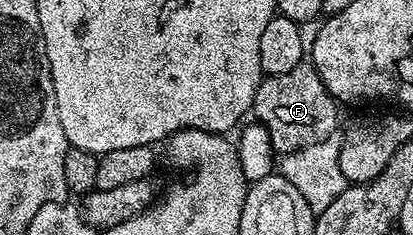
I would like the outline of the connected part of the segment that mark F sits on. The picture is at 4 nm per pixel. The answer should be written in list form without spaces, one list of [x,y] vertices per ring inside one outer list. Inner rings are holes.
[[[308,61],[299,63],[290,69],[290,73],[264,75],[252,102],[255,122],[266,129],[273,152],[281,156],[330,137],[330,133],[338,130],[339,109],[338,100],[329,93],[326,85],[322,85],[322,77],[318,77],[315,67]]]

